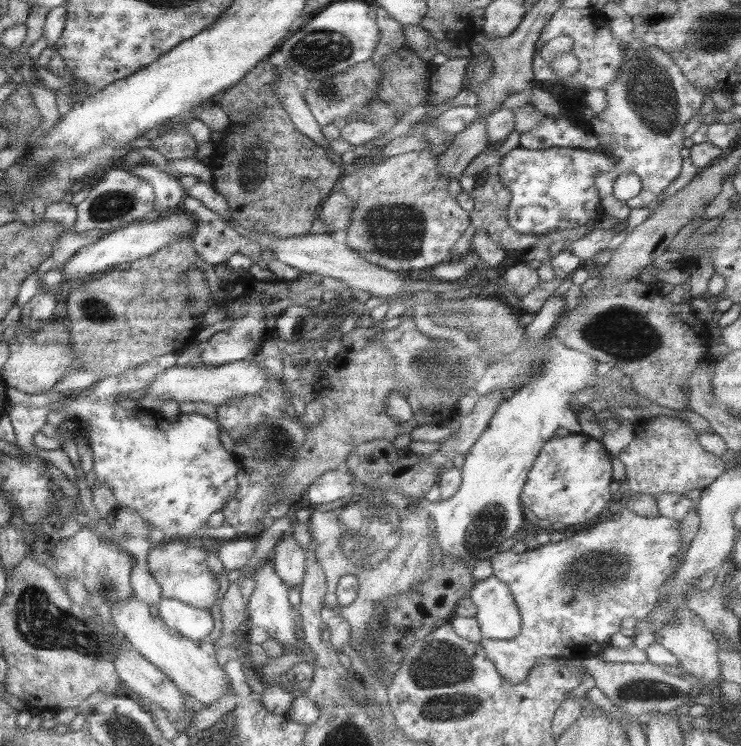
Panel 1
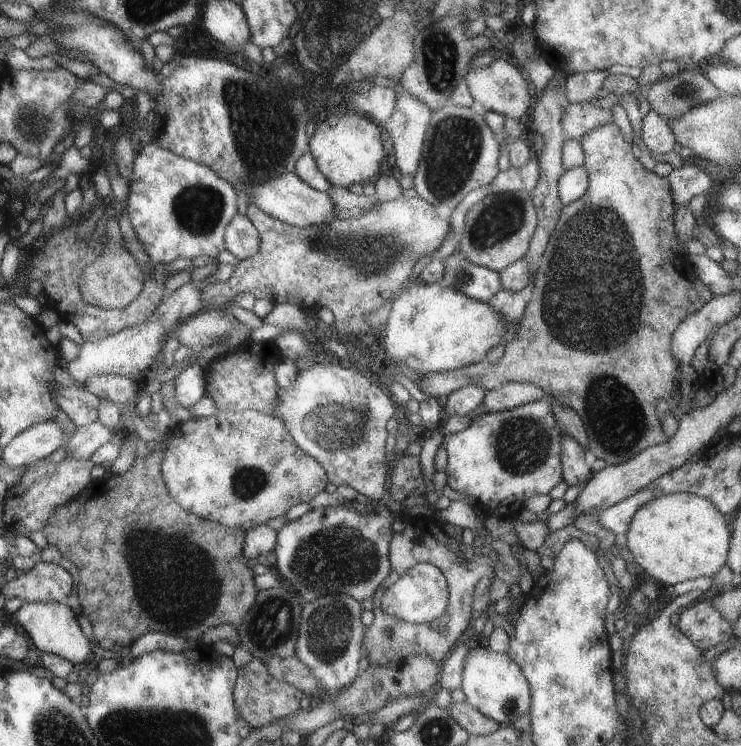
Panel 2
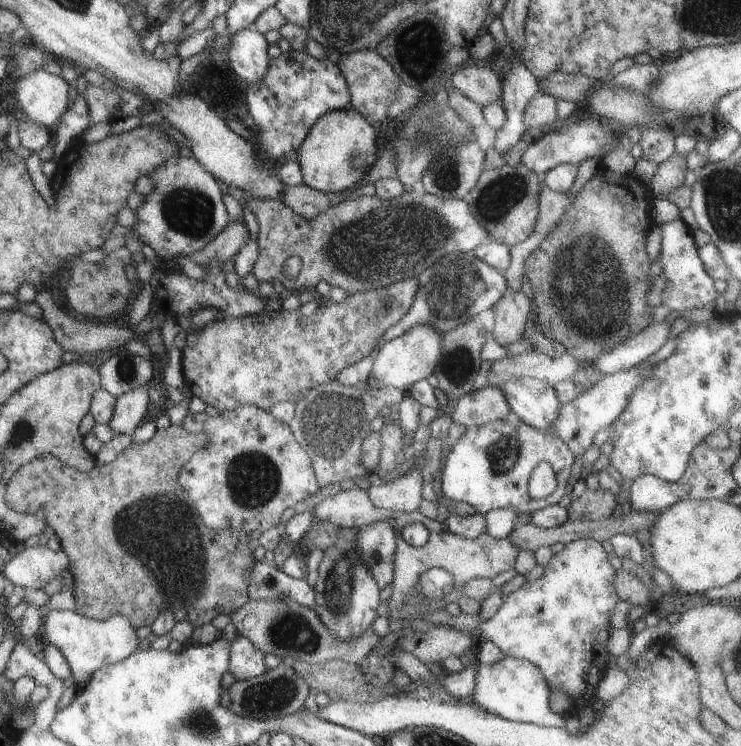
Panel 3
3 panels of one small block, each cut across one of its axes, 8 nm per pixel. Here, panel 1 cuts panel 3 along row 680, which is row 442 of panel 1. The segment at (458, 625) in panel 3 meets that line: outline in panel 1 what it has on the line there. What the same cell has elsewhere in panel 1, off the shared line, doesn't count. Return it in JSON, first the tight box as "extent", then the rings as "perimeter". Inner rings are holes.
{"extent":[519,432,613,526],"perimeter":[[[582,432],[569,433],[563,437],[554,435],[543,444],[532,462],[519,494],[519,504],[529,509],[539,521],[563,522],[567,526],[588,522],[612,503],[612,495],[609,493],[609,484],[613,481],[610,460],[611,455],[603,445],[589,435]]]}

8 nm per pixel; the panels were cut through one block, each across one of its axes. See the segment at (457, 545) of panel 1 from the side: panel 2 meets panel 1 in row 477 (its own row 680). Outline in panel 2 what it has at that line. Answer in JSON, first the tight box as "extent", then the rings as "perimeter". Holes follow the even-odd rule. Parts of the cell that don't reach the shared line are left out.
{"extent":[458,642,530,725],"perimeter":[[[475,642],[465,656],[458,688],[465,695],[464,702],[499,725],[511,725],[528,712],[530,689],[517,664],[505,653],[488,650]]]}

